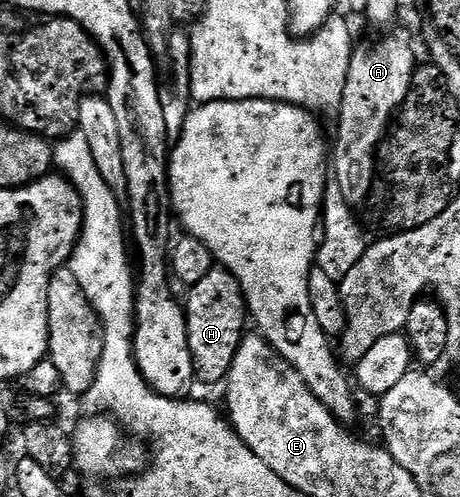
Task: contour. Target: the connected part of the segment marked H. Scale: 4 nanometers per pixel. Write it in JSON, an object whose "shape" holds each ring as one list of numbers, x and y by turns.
{"shape":[[216,268,186,293,187,339,193,356,194,381,204,382,207,386,226,383,229,368,233,368,233,356,237,356,237,348,248,329,247,322,249,326,247,298,241,284,229,271]]}

